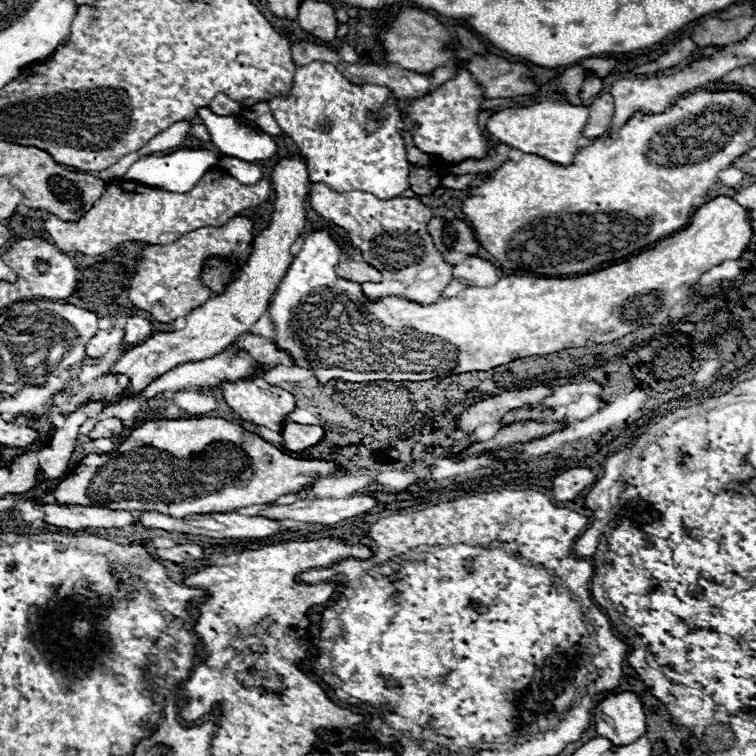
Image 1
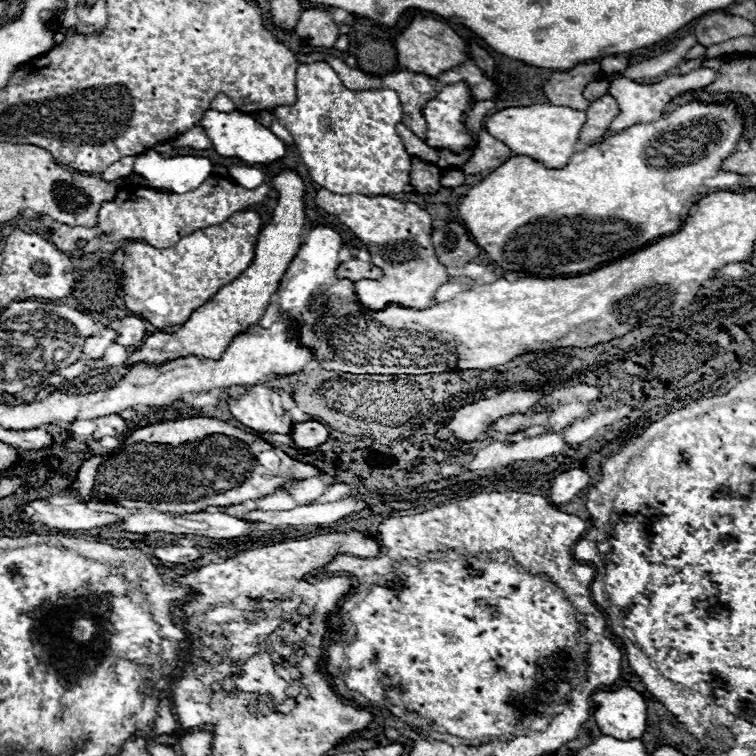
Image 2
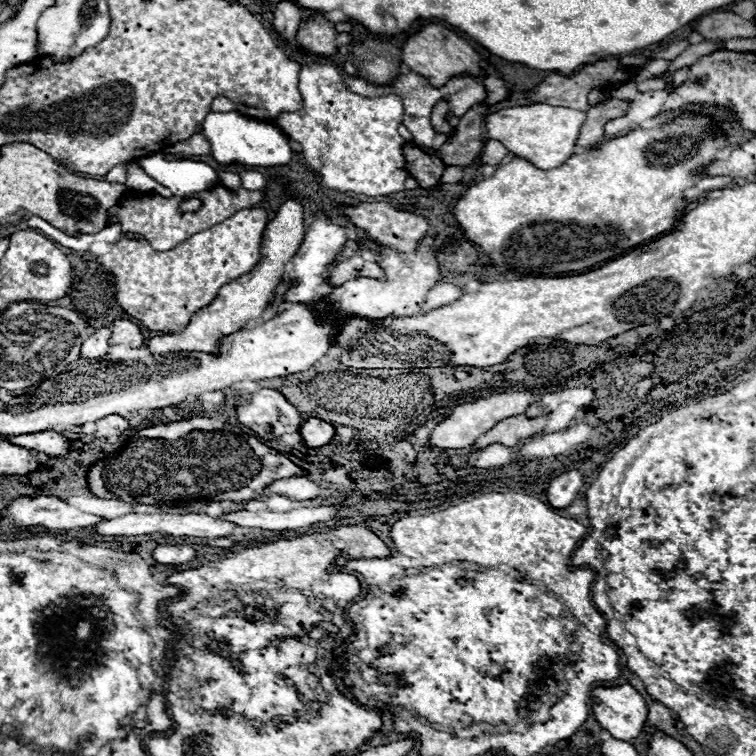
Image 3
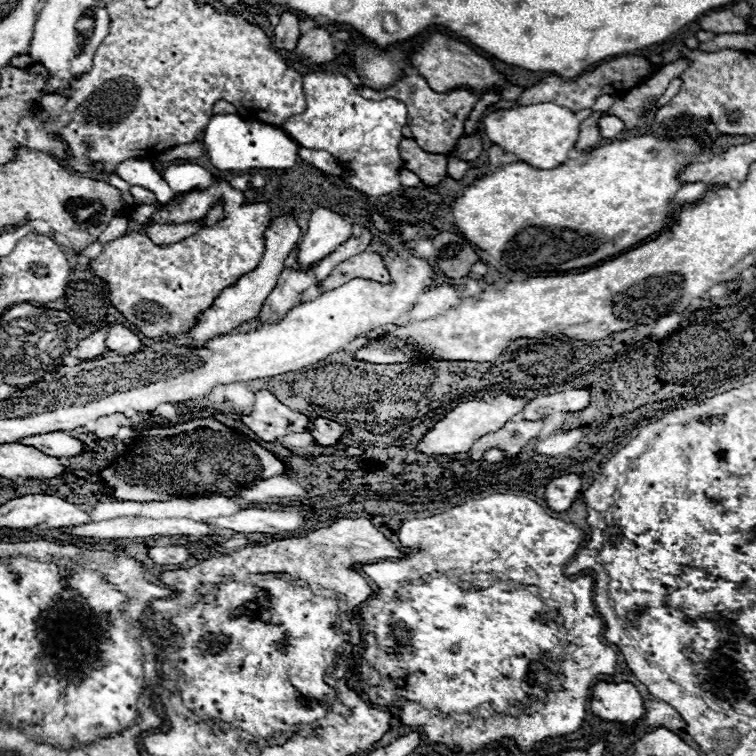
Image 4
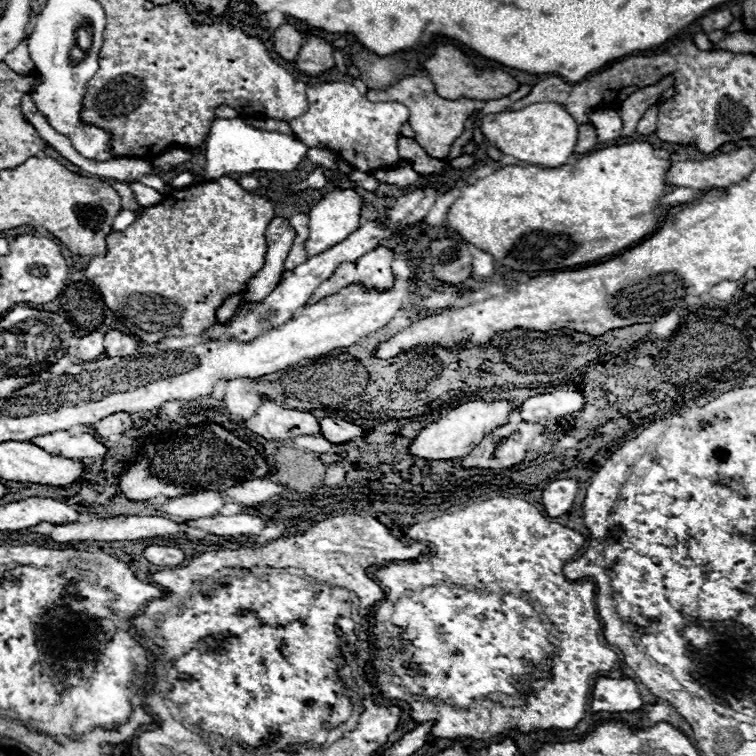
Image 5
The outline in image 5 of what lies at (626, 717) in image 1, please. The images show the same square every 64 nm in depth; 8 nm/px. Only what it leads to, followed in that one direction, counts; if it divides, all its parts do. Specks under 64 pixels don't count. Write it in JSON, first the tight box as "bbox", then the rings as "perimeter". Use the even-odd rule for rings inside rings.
{"bbox":[590,678,642,712],"perimeter":[[[600,678],[592,688],[590,704],[594,712],[634,712],[642,708],[642,698],[638,694],[636,682],[630,678]]]}

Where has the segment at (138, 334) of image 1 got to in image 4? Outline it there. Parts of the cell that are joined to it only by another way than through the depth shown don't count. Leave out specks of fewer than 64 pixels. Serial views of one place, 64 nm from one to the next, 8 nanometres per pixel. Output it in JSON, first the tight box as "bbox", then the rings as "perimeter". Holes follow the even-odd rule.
{"bbox":[106,324,142,354],"perimeter":[[[114,324],[112,330],[108,332],[106,346],[108,346],[108,350],[112,350],[112,352],[134,354],[134,352],[142,346],[142,340],[140,340],[140,336],[138,336],[134,330],[130,330],[128,326]]]}

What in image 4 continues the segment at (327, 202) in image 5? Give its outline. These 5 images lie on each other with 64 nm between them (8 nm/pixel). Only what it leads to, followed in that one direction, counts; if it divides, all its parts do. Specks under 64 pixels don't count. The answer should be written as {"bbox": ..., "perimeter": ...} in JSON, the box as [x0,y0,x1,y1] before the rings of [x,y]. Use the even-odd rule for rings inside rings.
{"bbox":[298,208,352,268],"perimeter":[[[316,208],[310,214],[308,230],[304,232],[298,246],[298,268],[310,268],[332,254],[352,234],[352,226],[346,216],[328,208]]]}

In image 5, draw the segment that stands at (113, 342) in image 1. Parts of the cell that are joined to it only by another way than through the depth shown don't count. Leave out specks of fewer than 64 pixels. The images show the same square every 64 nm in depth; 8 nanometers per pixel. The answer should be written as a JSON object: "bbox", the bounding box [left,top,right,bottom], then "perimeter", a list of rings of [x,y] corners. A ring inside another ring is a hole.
{"bbox":[76,332,106,362],"perimeter":[[[92,332],[84,338],[80,338],[80,342],[76,346],[76,358],[82,362],[98,358],[104,352],[106,352],[106,348],[104,348],[104,334],[102,332]]]}

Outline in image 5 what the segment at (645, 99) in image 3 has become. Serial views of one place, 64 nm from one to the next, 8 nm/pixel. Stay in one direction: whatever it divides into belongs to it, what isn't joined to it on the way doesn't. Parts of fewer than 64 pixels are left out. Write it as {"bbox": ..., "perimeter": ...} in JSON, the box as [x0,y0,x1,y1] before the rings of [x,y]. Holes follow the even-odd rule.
{"bbox":[590,110,622,142],"perimeter":[[[598,110],[598,112],[594,112],[590,116],[590,122],[594,124],[600,142],[608,142],[608,140],[614,140],[614,138],[620,136],[622,120],[612,110]]]}

